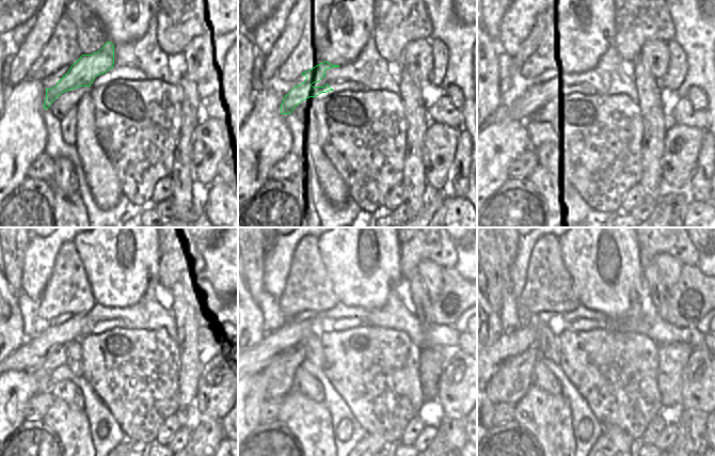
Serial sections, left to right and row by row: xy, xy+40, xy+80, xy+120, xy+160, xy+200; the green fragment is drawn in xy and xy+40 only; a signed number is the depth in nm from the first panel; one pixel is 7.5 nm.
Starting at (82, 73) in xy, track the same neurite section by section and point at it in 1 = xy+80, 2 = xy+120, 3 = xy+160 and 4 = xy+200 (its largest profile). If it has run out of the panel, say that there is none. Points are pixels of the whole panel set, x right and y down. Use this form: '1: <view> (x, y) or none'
1: xy+80 (555, 88)
2: xy+120 (32, 352)
3: xy+160 (272, 345)
4: xy+200 (509, 345)

